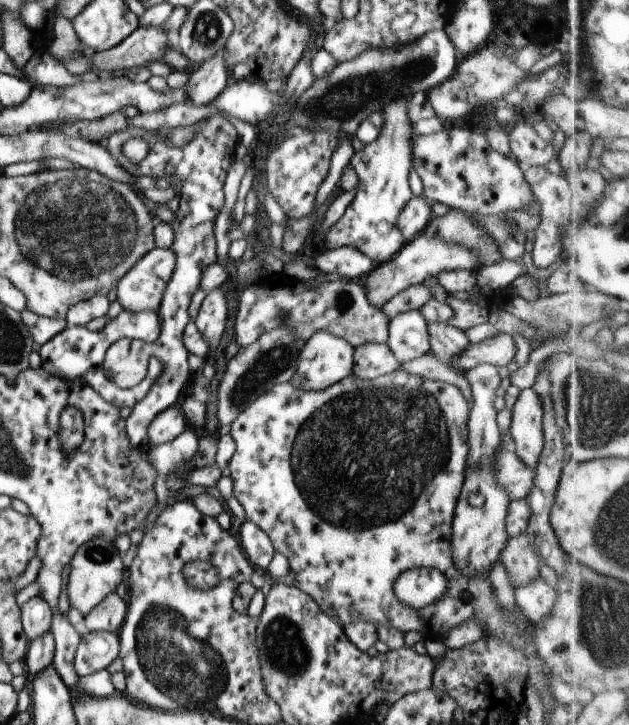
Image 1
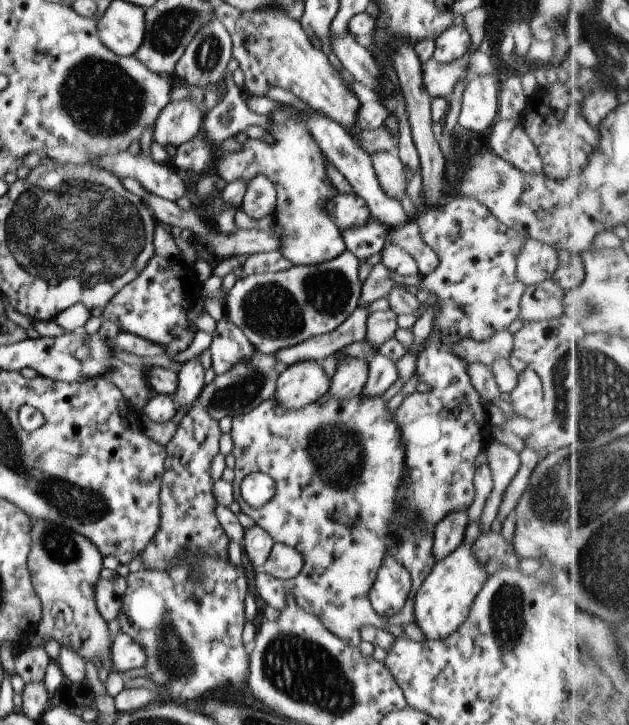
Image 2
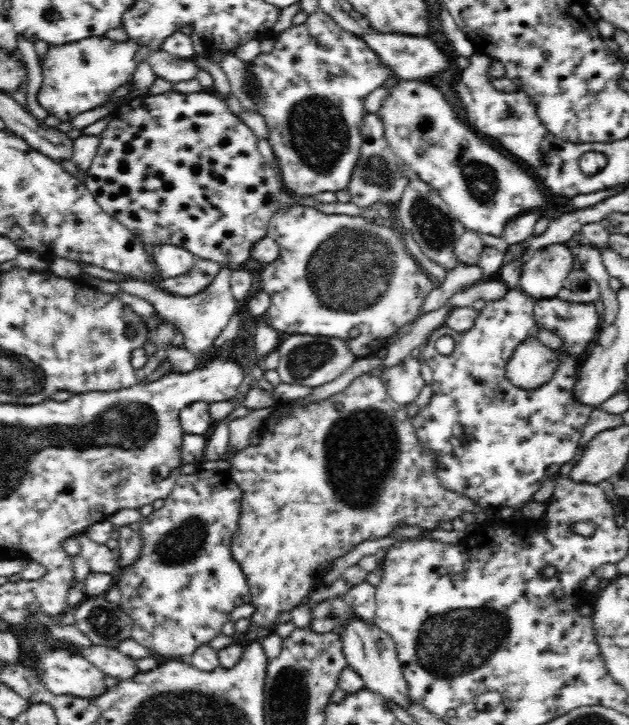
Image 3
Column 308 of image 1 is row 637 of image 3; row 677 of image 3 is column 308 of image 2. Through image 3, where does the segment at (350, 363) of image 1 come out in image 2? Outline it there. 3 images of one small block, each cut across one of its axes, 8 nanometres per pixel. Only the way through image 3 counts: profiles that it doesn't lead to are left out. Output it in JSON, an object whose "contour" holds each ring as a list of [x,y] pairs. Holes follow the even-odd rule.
{"contour":[[[317,361],[298,362],[281,369],[274,400],[286,410],[298,410],[328,393],[331,379]]]}

